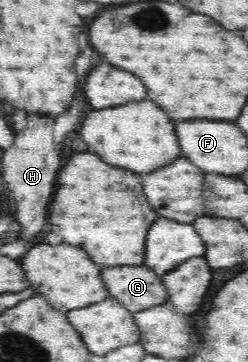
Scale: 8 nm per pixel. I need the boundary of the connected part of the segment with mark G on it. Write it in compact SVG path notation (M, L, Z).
M144 264L104 267L104 269L100 269L99 277L101 277L103 287L106 288L110 297L118 300L132 314L167 301L167 291L163 287L159 275L156 275Z

